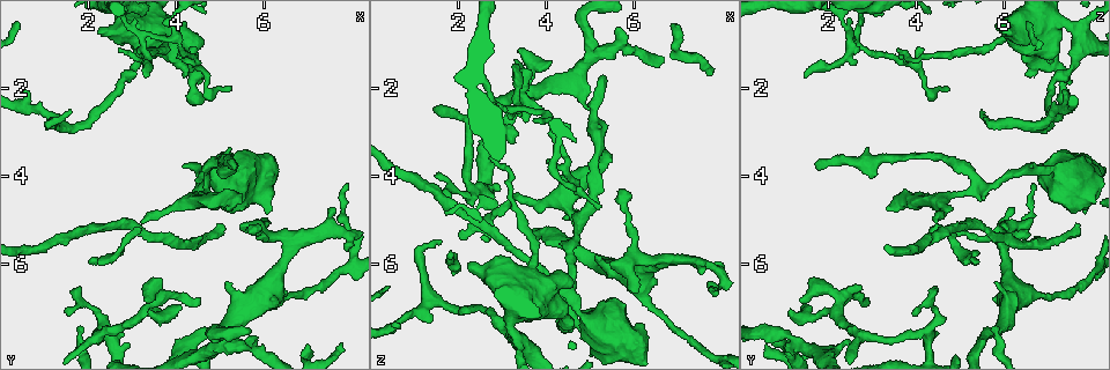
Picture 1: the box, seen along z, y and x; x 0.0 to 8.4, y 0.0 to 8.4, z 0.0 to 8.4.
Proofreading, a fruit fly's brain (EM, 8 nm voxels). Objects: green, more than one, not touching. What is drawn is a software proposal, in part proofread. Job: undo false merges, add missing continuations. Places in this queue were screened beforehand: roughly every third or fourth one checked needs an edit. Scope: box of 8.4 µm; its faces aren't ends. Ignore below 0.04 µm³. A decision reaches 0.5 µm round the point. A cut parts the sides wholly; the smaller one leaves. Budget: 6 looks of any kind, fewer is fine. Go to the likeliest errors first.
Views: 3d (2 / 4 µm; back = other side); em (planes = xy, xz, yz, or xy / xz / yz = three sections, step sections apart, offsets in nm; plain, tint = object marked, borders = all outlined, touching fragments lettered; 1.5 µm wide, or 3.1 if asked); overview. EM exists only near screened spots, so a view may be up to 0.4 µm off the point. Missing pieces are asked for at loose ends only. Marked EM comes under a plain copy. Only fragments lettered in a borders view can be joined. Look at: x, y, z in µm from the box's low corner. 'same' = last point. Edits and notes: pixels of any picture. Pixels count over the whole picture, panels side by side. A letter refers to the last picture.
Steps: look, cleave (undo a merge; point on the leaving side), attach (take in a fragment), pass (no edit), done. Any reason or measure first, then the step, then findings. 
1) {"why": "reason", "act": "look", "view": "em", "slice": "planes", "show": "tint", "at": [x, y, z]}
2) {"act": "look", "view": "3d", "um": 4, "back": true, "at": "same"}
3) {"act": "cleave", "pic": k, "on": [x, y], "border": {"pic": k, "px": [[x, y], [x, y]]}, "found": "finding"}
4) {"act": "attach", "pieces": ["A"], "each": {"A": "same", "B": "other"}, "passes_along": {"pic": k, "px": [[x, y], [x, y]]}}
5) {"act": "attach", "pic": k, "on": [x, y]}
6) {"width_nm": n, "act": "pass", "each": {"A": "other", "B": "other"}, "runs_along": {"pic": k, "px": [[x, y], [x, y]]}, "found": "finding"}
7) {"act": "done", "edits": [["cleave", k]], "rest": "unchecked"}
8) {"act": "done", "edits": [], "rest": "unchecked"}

{"why": "an open end", "act": "look", "view": "3d", "um": 4, "at": [5.15, 4.70, 3.30]}

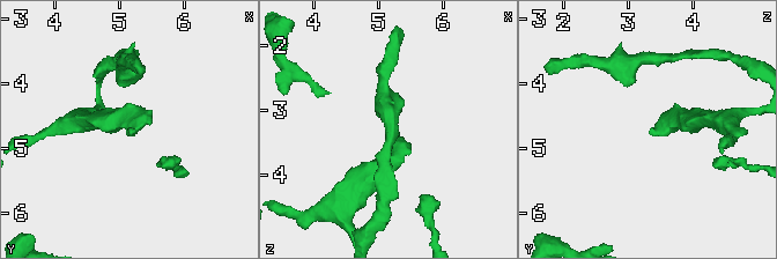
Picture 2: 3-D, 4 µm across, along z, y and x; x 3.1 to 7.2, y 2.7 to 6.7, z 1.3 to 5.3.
{"act": "look", "view": "em", "slice": "planes", "show": "borders", "at": [5.15, 4.75, 3.35]}

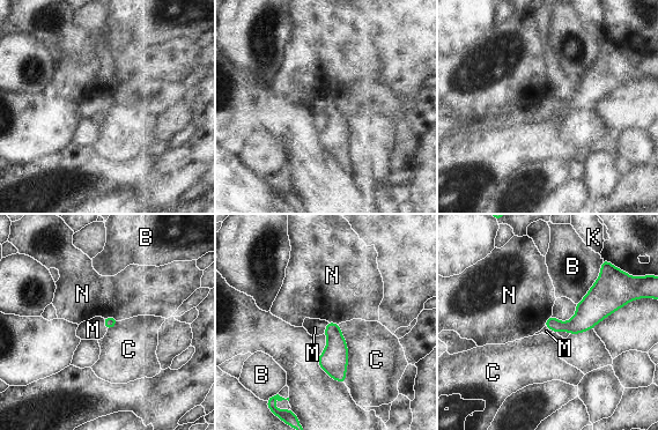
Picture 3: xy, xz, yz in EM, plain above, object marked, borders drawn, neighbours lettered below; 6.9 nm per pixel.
{"act": "attach", "pieces": ["M"], "each": {"B": "other", "C": "other", "K": "other", "M": "same", "N": "other"}, "passes_along": {"pic": 3, "px": [[109, 321], [105, 325], [93, 330]]}, "found": "the cell continues"}

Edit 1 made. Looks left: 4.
{"act": "look", "view": "overview"}

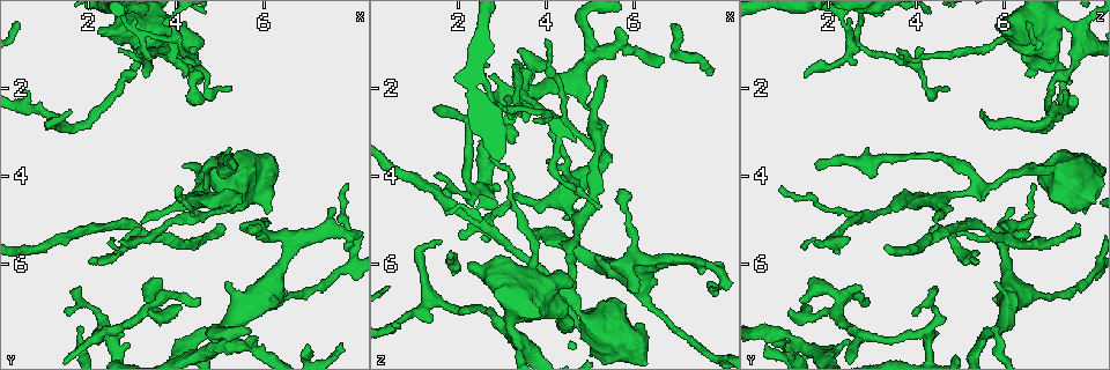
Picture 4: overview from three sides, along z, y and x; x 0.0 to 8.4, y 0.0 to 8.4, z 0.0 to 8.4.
{"why": "sharp bend", "act": "look", "view": "3d", "um": 2, "at": [3.95, 0.85, 2.55]}

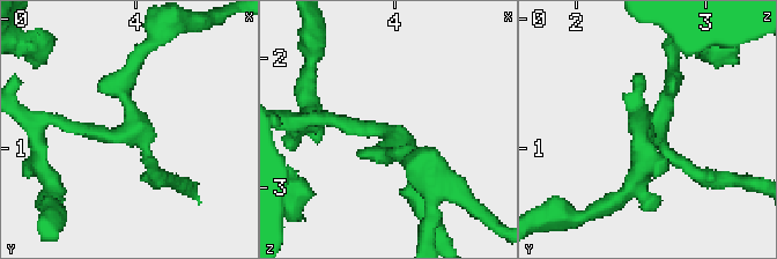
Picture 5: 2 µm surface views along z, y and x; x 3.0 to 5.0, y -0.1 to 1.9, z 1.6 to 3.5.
{"arms": 3, "act": "look", "view": "em", "slice": "planes", "show": "borders", "at": [3.96, 0.88, 2.56]}

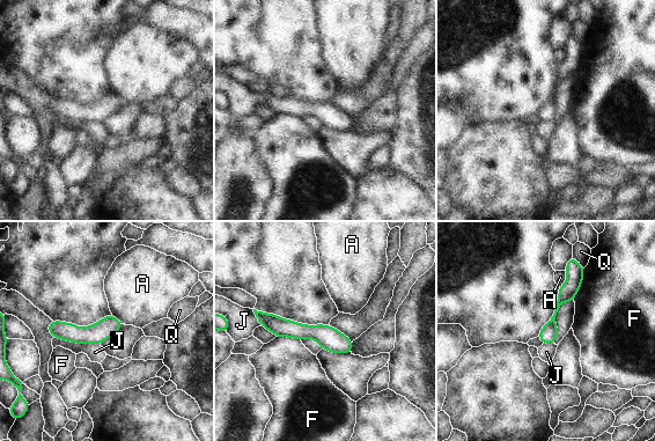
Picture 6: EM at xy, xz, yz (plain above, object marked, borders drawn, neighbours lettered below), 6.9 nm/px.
{"longest_contact_nm": ["J", 320], "act": "pass", "each": {"A": "other", "F": "other", "J": "other", "Q": "other"}, "runs_along": {"pic": 6, "px": [[259, 314], [348, 350]]}, "found": "one cell here"}

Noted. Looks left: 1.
{"act": "done", "edits": [["attach", 3]], "rest": "unchecked"}

